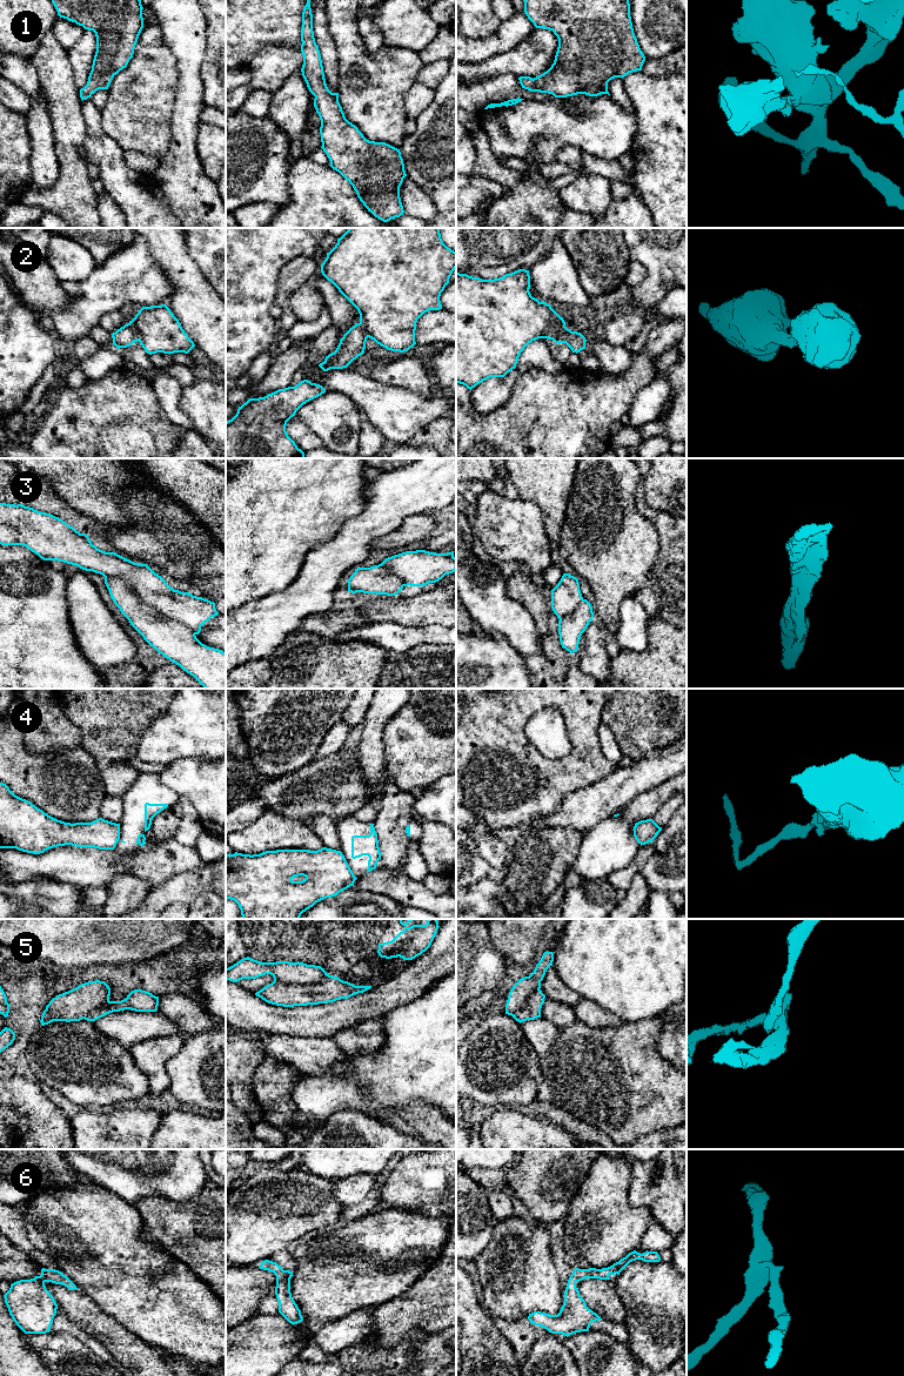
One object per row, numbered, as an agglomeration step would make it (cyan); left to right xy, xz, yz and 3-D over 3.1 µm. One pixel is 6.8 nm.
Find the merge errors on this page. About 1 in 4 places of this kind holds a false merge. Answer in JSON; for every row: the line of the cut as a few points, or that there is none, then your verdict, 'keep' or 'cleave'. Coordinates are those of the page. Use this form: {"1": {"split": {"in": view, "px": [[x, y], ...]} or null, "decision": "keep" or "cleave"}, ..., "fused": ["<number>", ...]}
{"1": {"split": null, "decision": "keep"}, "2": {"split": null, "decision": "keep"}, "3": {"split": null, "decision": "keep"}, "4": {"split": {"in": "xz", "px": [[350, 871], [355, 879]]}, "decision": "cleave"}, "5": {"split": null, "decision": "keep"}, "6": {"split": null, "decision": "keep"}, "fused": ["4"]}

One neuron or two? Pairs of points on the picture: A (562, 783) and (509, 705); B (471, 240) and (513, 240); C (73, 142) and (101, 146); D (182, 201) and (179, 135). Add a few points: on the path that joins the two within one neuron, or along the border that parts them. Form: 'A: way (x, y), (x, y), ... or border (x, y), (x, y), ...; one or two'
A: way (541, 767), (509, 736), (509, 726); one
B: way (482, 240), (502, 240); one
C: border (82, 115), (85, 122), (84, 146); two
D: way (182, 185), (181, 152); one

